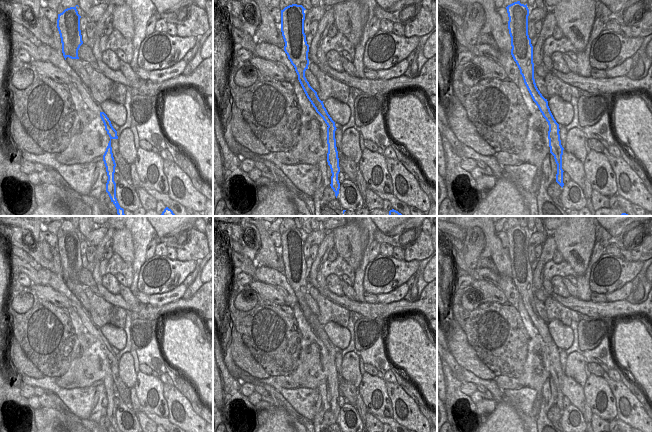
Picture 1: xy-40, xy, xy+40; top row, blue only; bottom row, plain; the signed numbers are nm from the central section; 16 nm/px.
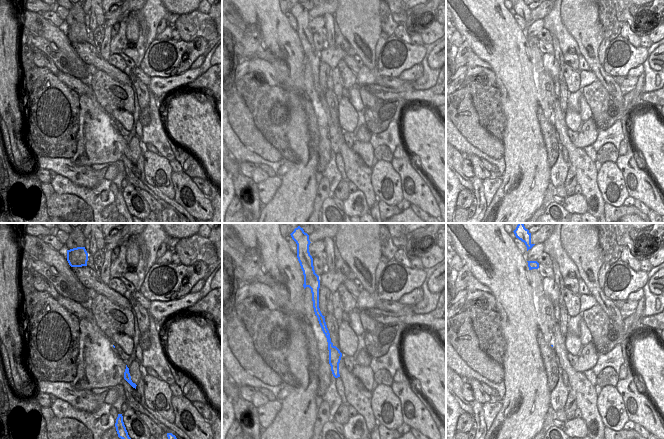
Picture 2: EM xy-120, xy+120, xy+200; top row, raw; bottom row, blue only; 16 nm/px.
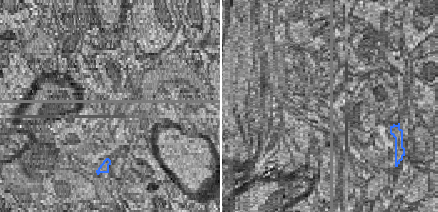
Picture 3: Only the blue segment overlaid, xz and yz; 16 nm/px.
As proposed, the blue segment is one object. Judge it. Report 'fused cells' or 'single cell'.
fused cells

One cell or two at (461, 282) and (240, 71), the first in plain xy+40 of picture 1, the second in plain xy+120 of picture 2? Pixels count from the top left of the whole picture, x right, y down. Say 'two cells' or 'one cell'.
one cell

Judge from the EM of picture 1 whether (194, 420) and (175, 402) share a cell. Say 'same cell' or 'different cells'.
same cell

